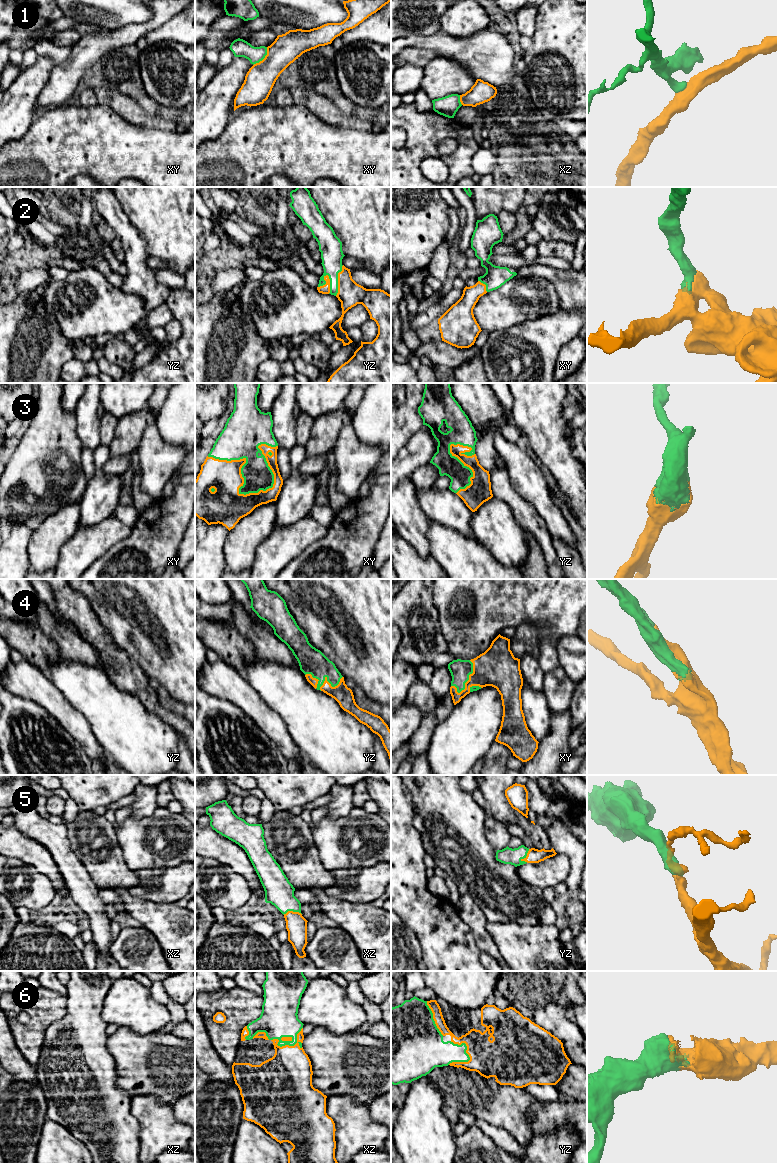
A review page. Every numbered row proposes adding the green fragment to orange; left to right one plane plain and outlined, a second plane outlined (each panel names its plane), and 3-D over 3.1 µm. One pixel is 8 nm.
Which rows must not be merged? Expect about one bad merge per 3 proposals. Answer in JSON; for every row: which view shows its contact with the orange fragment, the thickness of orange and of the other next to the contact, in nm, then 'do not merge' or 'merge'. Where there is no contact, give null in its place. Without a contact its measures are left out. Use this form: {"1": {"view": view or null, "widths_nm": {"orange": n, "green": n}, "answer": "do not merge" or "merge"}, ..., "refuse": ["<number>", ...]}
{"1": {"view": "xy", "widths_nm": {"orange": 240, "green": 140}, "answer": "do not merge"}, "2": {"view": "yz", "widths_nm": {"orange": 80, "green": 180}, "answer": "merge"}, "3": {"view": "xy", "widths_nm": {"orange": 260, "green": 260}, "answer": "merge"}, "4": {"view": "xy", "widths_nm": {"orange": 320, "green": 160}, "answer": "merge"}, "5": {"view": "yz", "widths_nm": {"orange": 110, "green": 130}, "answer": "merge"}, "6": {"view": "xz", "widths_nm": {"orange": 400, "green": 300}, "answer": "merge"}, "refuse": ["1"]}

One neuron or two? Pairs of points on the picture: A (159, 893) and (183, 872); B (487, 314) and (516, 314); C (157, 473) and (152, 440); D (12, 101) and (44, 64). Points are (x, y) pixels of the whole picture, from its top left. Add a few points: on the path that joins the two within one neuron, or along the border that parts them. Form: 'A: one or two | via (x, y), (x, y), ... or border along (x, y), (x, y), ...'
A: one | via (165, 887), (177, 878)
B: one | via (494, 314), (509, 314)
C: one | via (157, 465), (157, 458), (152, 448)
D: one | via (21, 92), (38, 73)

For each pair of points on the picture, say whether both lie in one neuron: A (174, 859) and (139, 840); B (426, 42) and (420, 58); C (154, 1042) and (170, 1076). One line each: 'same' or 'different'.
A: same
B: different
C: same

